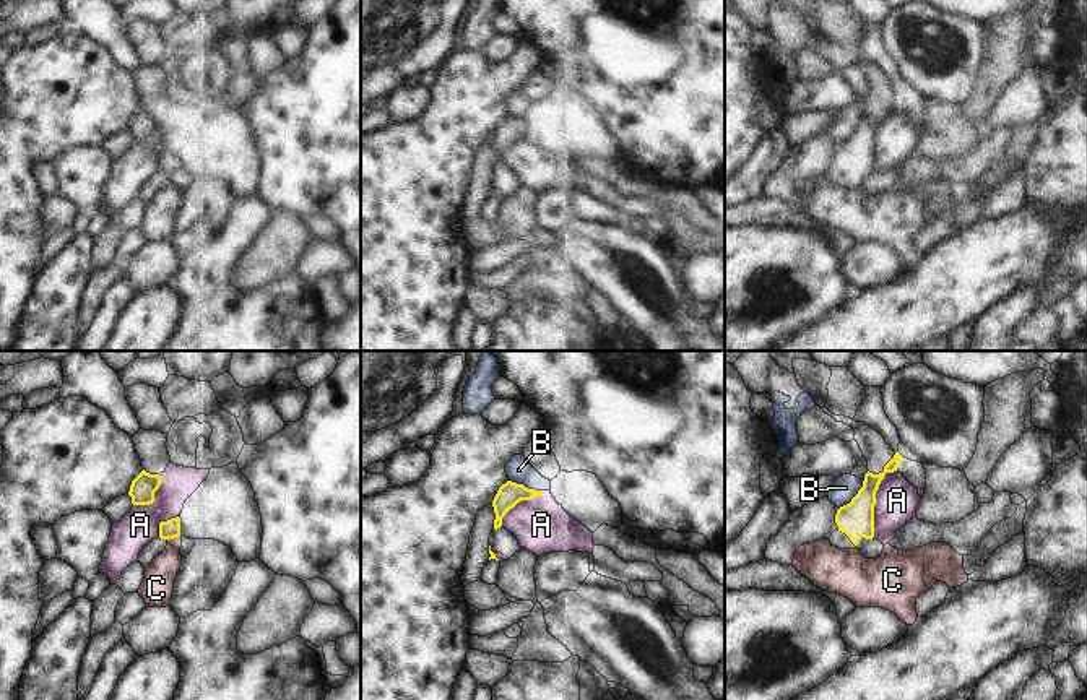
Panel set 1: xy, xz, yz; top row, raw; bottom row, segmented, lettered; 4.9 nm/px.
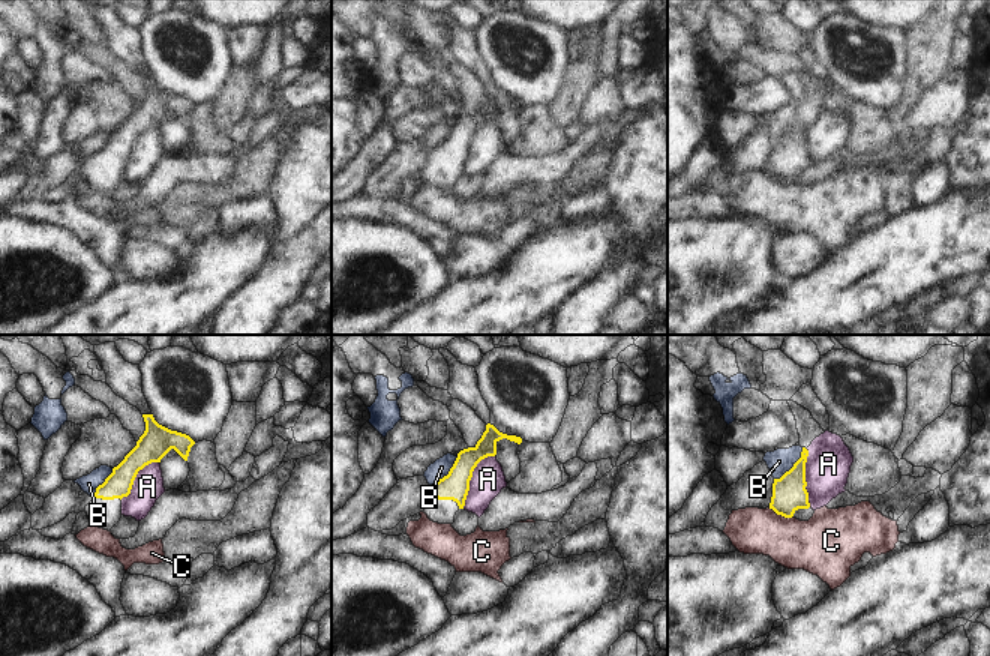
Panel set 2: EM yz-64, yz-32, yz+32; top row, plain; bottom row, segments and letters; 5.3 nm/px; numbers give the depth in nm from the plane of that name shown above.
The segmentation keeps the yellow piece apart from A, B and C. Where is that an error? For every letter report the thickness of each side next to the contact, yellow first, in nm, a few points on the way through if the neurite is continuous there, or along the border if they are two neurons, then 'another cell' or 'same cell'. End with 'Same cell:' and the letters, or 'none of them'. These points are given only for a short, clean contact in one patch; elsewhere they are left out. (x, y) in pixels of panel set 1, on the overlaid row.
A: 180/200 nm | another cell
B: 180/120 nm | along yz (865, 476), (858, 492), (839, 509) | another cell
C: 100/160 nm | along xy (179, 535), (168, 541) | another cell
Same cell: none of them

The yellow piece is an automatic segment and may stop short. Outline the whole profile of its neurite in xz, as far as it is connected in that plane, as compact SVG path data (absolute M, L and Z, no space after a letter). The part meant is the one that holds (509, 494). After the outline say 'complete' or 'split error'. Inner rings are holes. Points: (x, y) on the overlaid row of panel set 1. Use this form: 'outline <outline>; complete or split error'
outline M507 481L505 484L502 484L492 500L492 507L494 507L494 513L496 513L494 529L502 526L502 518L518 502L539 497L543 492L544 490L528 489L523 484L517 484L512 481Z; complete

